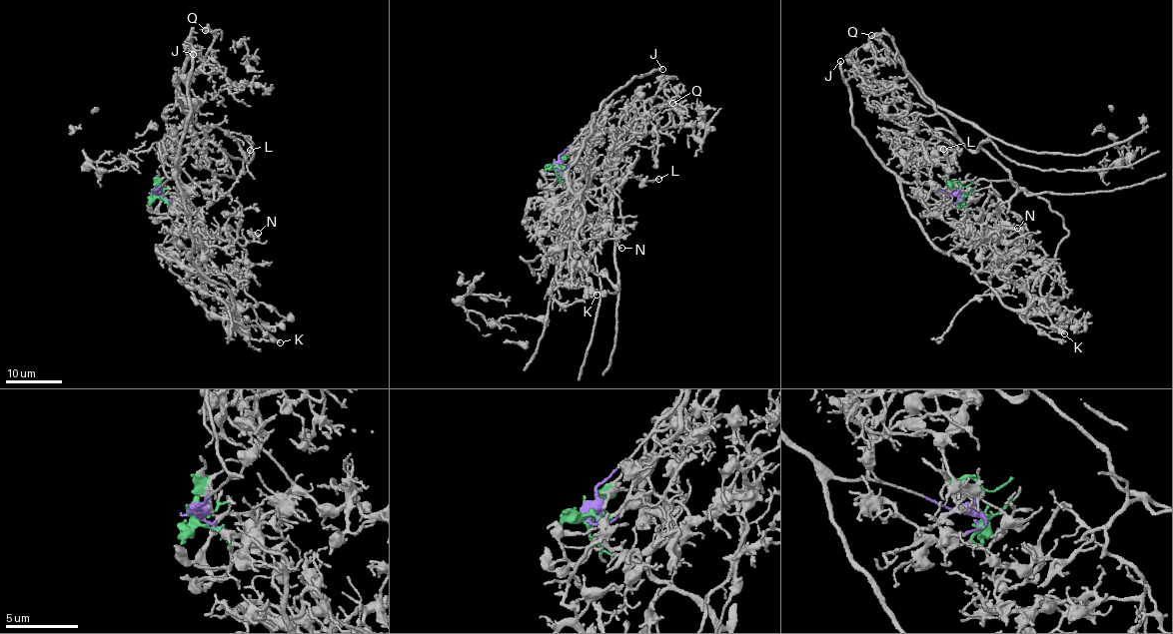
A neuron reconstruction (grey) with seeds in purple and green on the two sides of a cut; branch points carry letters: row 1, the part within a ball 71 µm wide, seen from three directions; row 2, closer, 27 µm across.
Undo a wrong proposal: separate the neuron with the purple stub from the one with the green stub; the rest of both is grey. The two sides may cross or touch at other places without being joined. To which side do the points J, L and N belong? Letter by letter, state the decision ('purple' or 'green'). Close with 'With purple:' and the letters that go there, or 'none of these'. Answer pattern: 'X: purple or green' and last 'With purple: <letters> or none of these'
J: purple
L: green
N: green
With purple: J

